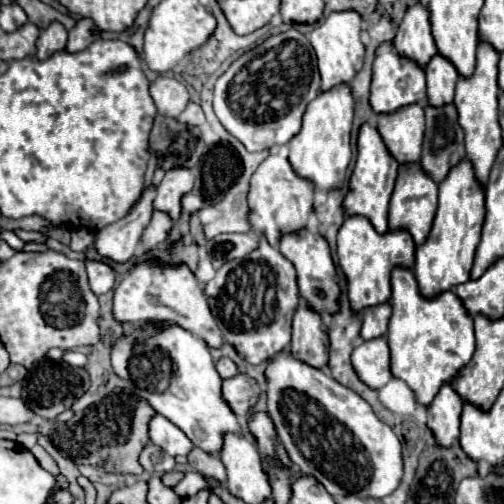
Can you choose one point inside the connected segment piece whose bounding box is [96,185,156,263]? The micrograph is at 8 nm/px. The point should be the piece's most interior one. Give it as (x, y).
(119, 241)

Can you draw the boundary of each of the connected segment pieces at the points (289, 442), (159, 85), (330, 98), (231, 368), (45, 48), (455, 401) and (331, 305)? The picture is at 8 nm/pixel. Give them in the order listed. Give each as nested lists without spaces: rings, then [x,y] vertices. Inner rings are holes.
[[[276,353],[264,371],[266,375],[266,397],[268,397],[268,413],[276,425],[278,437],[284,443],[288,457],[294,465],[302,469],[304,475],[316,477],[330,495],[356,495],[360,499],[380,499],[390,495],[402,479],[402,455],[400,455],[400,439],[396,433],[382,423],[372,407],[356,395],[352,389],[344,387],[342,383],[336,383],[326,371],[316,369],[300,359],[296,359],[292,353]]]
[[[158,75],[150,83],[150,95],[154,99],[158,113],[164,117],[178,117],[190,101],[186,85],[170,75]]]
[[[348,83],[332,87],[332,91],[322,91],[308,105],[308,111],[302,119],[302,129],[296,137],[290,139],[290,163],[300,177],[314,181],[316,189],[334,189],[340,187],[352,157],[350,151],[350,129],[352,129],[352,109],[354,97]]]
[[[222,357],[222,359],[218,359],[218,361],[216,361],[216,371],[220,373],[220,377],[222,377],[222,379],[234,377],[234,375],[238,373],[238,369],[236,369],[234,361],[232,361],[232,359],[228,359],[228,357]]]
[[[52,21],[38,37],[38,51],[36,57],[38,59],[48,59],[52,53],[64,49],[68,43],[68,29],[60,23],[60,21]]]
[[[444,385],[428,407],[428,429],[432,431],[438,447],[452,447],[460,433],[460,411],[464,401],[452,389]]]
[[[300,229],[288,235],[280,237],[280,253],[296,267],[298,271],[298,289],[300,295],[304,299],[304,303],[318,311],[318,313],[332,313],[338,307],[338,281],[336,277],[336,269],[332,263],[332,255],[330,255],[330,247],[328,241],[320,235],[320,233],[310,233],[308,229]]]

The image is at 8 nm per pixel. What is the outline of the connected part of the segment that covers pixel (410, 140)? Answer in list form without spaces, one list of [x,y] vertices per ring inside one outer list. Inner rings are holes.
[[[414,103],[388,115],[378,115],[378,133],[400,165],[420,161],[424,139],[424,109]]]

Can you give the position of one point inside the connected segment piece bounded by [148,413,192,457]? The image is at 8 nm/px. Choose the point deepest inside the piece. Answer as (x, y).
(164, 433)

